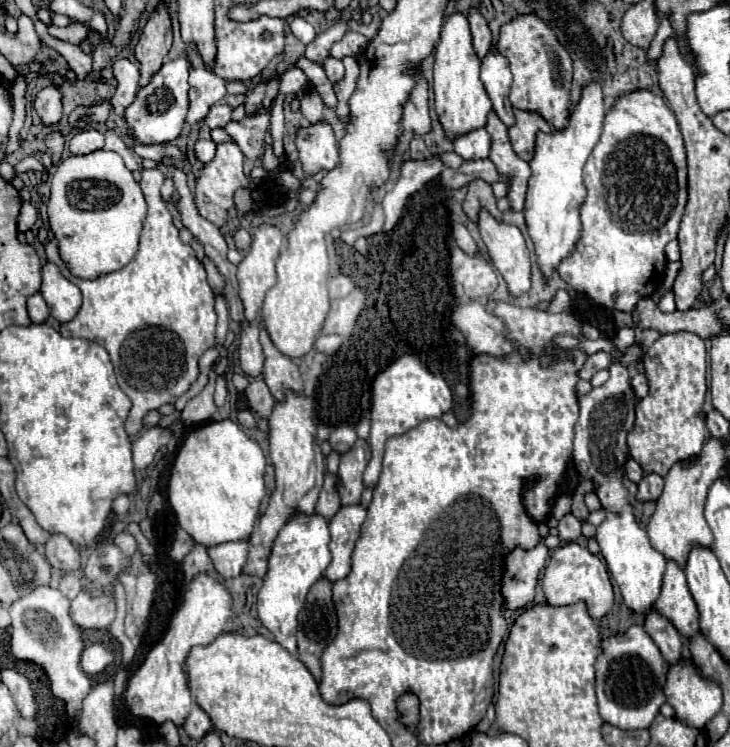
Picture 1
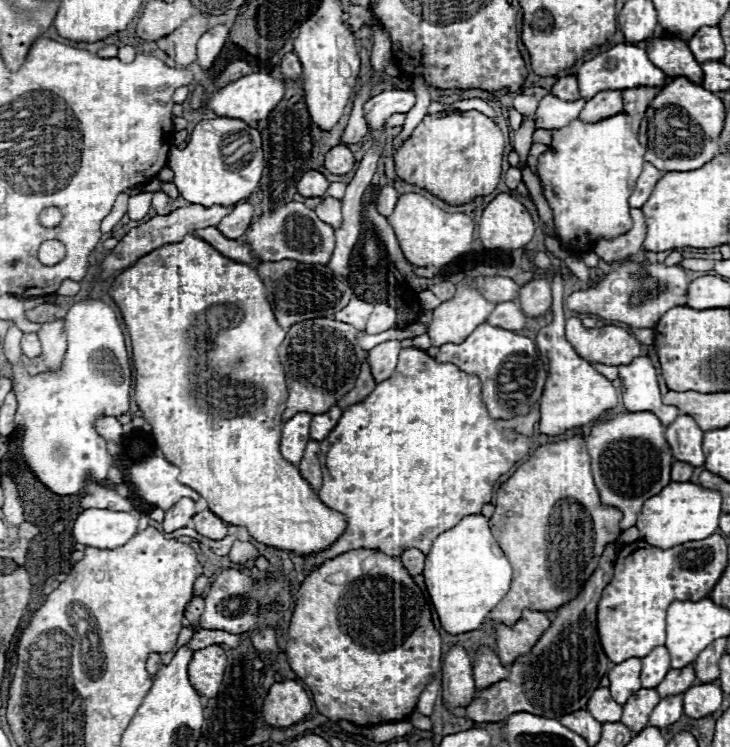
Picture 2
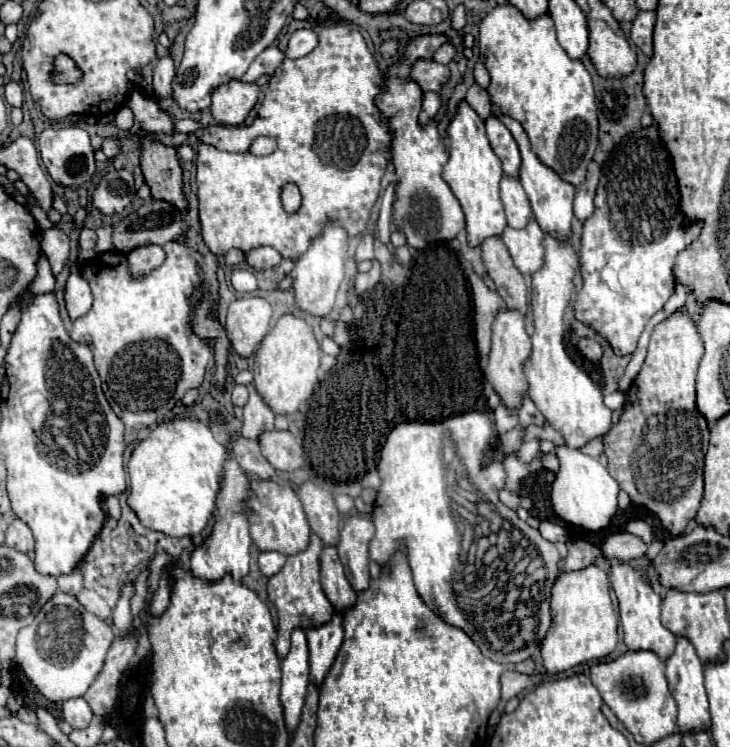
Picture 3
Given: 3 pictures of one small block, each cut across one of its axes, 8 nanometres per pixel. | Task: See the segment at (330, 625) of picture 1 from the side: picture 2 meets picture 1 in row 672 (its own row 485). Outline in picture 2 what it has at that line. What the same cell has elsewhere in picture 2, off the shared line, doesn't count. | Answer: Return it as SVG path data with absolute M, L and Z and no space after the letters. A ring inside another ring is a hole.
M310 440L306 444L306 450L304 450L304 456L302 456L302 462L300 462L300 472L302 476L310 482L310 486L314 490L318 490L322 486L322 474L320 474L320 462L318 462L318 452L320 452L320 446L316 440Z

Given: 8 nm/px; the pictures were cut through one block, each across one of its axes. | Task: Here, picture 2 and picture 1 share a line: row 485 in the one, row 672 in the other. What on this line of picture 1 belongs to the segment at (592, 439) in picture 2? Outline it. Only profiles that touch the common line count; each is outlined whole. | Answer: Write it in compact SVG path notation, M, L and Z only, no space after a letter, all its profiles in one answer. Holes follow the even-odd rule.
M630 626L624 634L604 638L600 642L600 654L596 660L596 698L598 698L602 720L622 730L650 728L650 724L660 712L660 706L666 702L666 694L664 694L666 674L668 674L668 664L664 662L658 646L642 626Z

